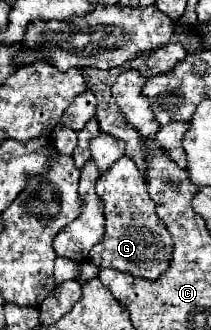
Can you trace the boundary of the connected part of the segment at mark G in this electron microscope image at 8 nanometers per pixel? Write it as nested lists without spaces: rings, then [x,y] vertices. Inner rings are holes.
[[[125,155],[115,161],[97,179],[97,195],[105,203],[105,237],[91,249],[89,259],[97,263],[97,267],[111,267],[145,279],[157,279],[171,259],[171,237],[155,213],[155,203],[135,163]]]

